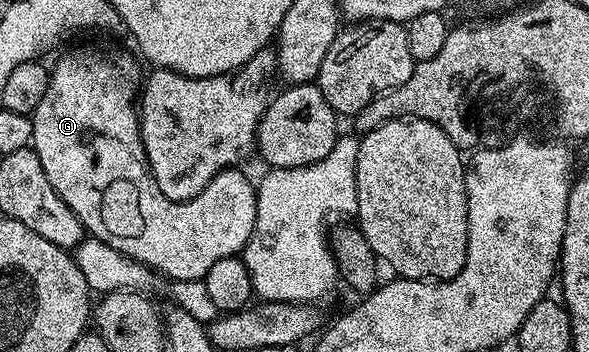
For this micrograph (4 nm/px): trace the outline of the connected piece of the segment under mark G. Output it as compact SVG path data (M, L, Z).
M75 51L72 55L61 56L56 61L55 67L50 68L49 89L45 89L45 97L41 101L41 105L37 105L34 115L31 116L31 124L33 125L31 142L37 157L41 161L41 169L45 169L45 177L49 177L49 185L53 185L53 189L59 194L61 201L65 201L65 205L69 205L69 209L73 209L73 213L81 221L84 232L90 238L100 239L105 245L120 251L122 255L127 255L130 259L137 260L138 263L144 263L145 266L151 268L160 276L168 275L168 280L203 280L209 273L209 269L213 269L213 265L217 265L217 261L221 261L230 255L238 256L249 241L257 217L256 184L254 182L251 184L247 180L247 175L243 172L243 169L228 169L217 173L213 177L213 181L209 181L209 185L205 185L205 189L201 193L197 193L197 197L193 197L184 203L169 201L169 197L165 197L165 193L161 193L161 189L157 189L157 181L151 175L147 166L147 154L143 148L143 139L139 135L139 113L137 110L137 88L141 83L139 67L127 55L117 56L115 63L111 63L109 56L98 55L95 51Z

